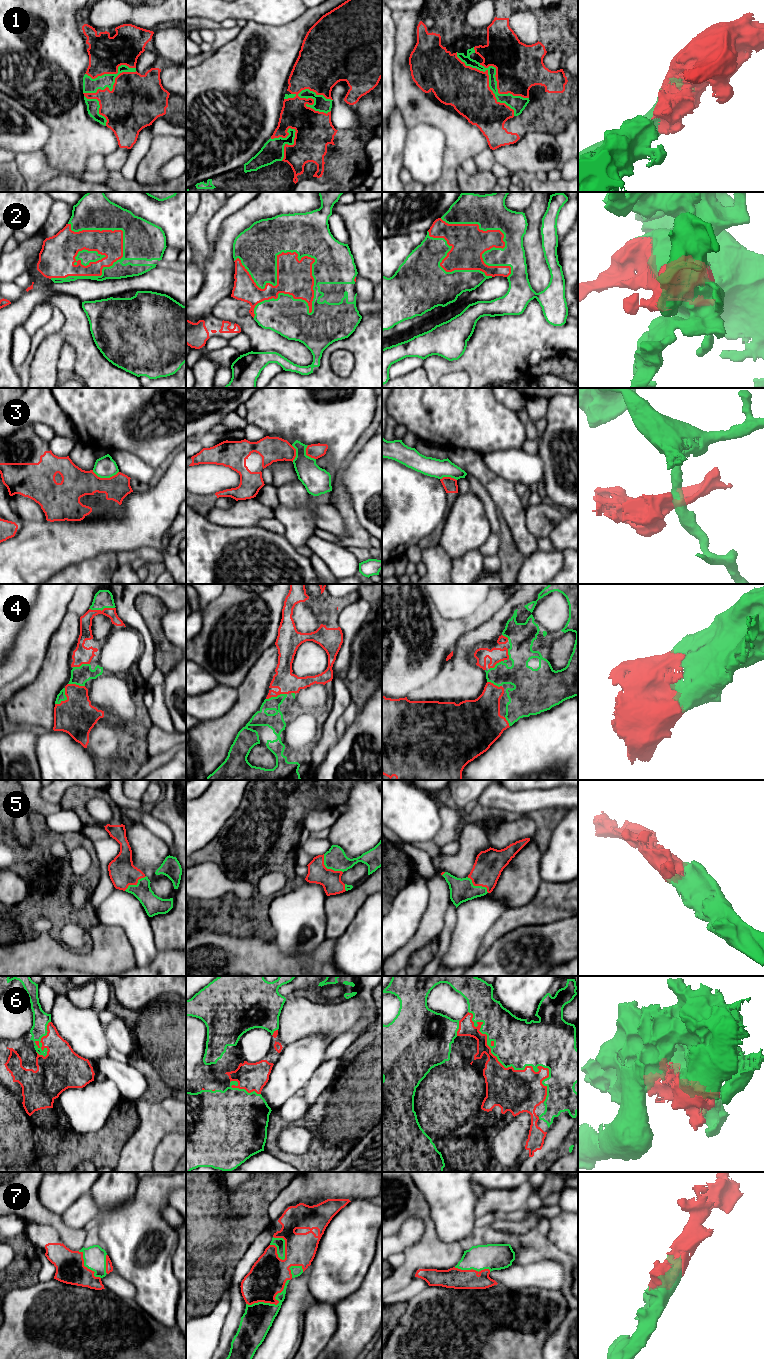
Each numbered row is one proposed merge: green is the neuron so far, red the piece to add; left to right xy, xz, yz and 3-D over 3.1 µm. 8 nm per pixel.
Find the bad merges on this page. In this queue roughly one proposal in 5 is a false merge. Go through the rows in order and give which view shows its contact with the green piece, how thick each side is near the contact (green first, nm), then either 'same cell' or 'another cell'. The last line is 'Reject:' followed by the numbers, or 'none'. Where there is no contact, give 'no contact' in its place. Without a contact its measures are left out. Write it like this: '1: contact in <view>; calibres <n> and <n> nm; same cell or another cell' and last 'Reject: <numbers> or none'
1: contact in yz; calibres 90 and 360 nm; same cell
2: contact in xz; calibres 340 and 280 nm; same cell
3: contact in xy; calibres 180 and 240 nm; another cell
4: contact in xy; calibres 140 and 100 nm; same cell
5: contact in xz; calibres 170 and 160 nm; same cell
6: contact in yz; calibres 380 and 340 nm; same cell
7: contact in xz; calibres 240 and 300 nm; same cell
Reject: 3

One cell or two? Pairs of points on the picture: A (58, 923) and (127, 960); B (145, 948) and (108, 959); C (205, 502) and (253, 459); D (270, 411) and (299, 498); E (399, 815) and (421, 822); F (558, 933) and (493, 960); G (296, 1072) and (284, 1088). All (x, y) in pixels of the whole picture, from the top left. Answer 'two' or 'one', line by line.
A: two
B: two
C: one
D: two
E: one
F: one
G: one

